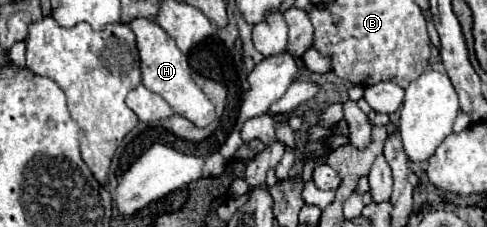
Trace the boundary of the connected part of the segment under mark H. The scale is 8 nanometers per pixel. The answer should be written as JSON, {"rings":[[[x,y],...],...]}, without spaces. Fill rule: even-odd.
{"rings":[[[136,19],[132,21],[130,29],[134,31],[136,41],[138,41],[140,63],[142,63],[142,85],[146,85],[146,89],[150,89],[152,93],[158,93],[172,107],[174,113],[178,113],[180,117],[186,117],[196,127],[202,129],[210,125],[216,117],[216,109],[212,101],[204,95],[204,91],[190,77],[188,59],[180,53],[174,39],[150,19]]]}

